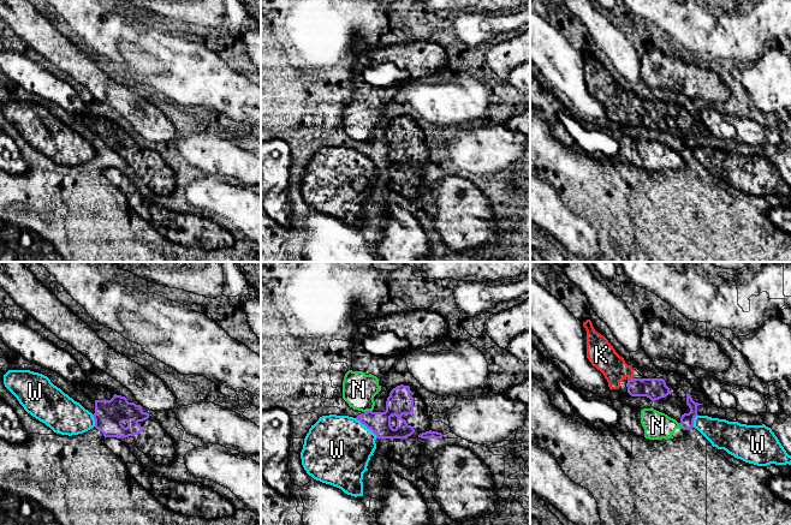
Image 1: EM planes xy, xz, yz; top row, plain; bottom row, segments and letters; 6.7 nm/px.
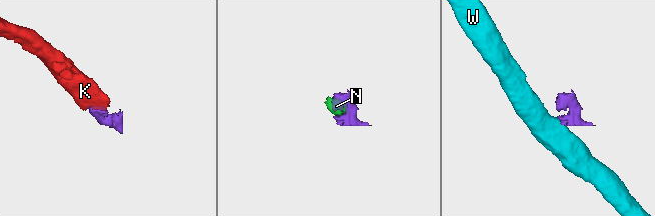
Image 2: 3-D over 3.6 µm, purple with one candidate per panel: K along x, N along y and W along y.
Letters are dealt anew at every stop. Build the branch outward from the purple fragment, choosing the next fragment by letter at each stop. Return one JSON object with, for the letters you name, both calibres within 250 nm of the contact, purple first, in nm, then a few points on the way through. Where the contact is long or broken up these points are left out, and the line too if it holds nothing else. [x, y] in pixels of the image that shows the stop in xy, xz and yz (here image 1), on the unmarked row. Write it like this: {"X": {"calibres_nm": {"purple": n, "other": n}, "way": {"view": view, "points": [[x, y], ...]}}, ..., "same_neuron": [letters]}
{"K": {"calibres_nm": {"purple": 140, "other": 180}, "way": {"view": "yz", "points": [[654, 119], [640, 118], [631, 109], [602, 87]]}}, "same_neuron": ["K"]}

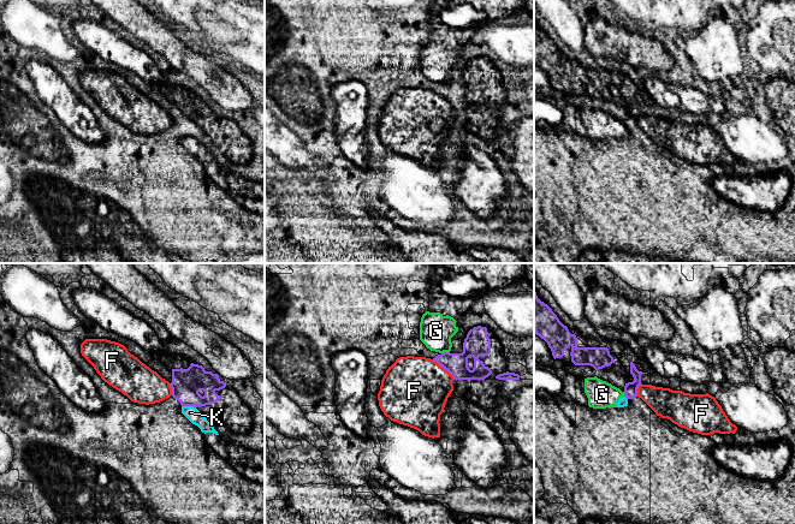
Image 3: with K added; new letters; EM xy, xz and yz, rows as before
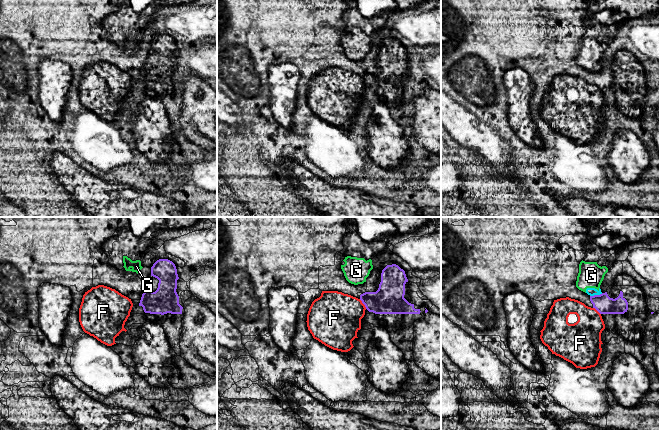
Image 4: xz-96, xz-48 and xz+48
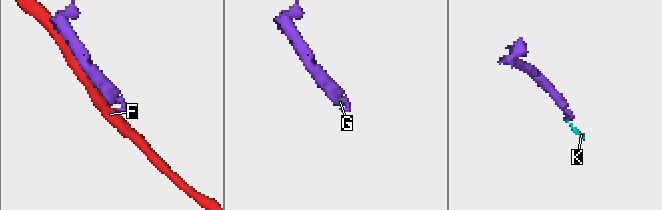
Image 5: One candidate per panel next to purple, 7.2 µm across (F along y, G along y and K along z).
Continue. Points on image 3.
{"same_neuron": []}

